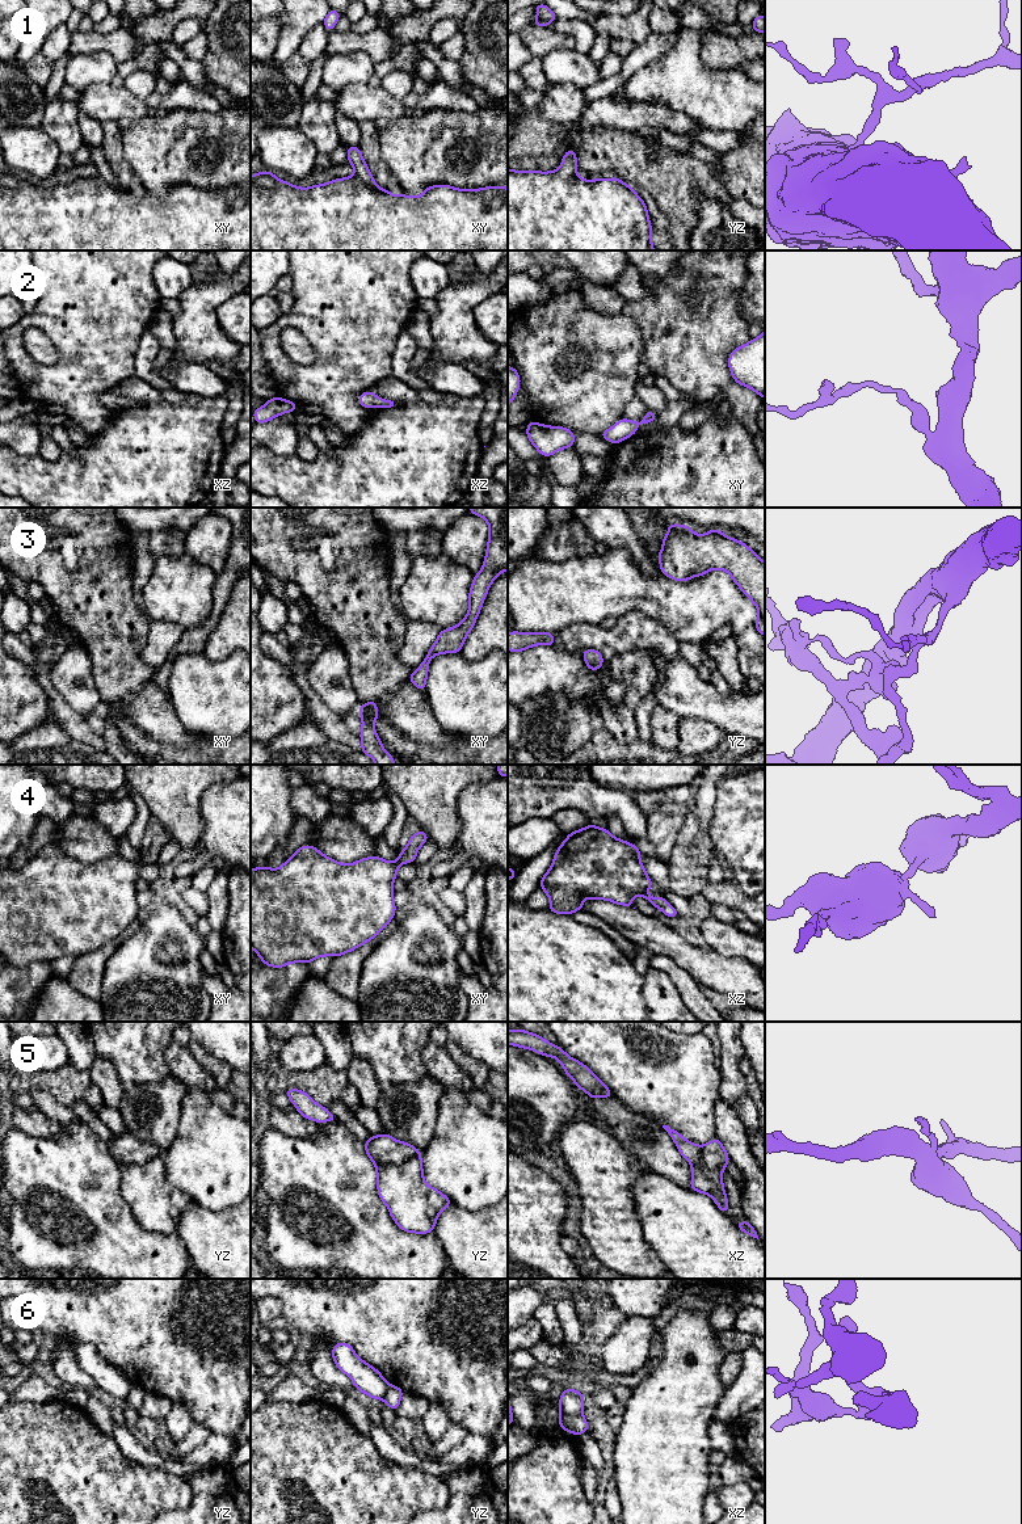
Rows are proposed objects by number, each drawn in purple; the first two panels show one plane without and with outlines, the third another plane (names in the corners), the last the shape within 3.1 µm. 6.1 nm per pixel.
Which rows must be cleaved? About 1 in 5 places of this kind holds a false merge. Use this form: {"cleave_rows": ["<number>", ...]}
{"cleave_rows": ["6"]}

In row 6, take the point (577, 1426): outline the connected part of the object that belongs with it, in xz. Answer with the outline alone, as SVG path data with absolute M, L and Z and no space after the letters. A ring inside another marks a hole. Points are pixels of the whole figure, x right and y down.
M560 1414L559 1427L573 1434L583 1435L588 1431L588 1420L581 1416L563 1415Z

